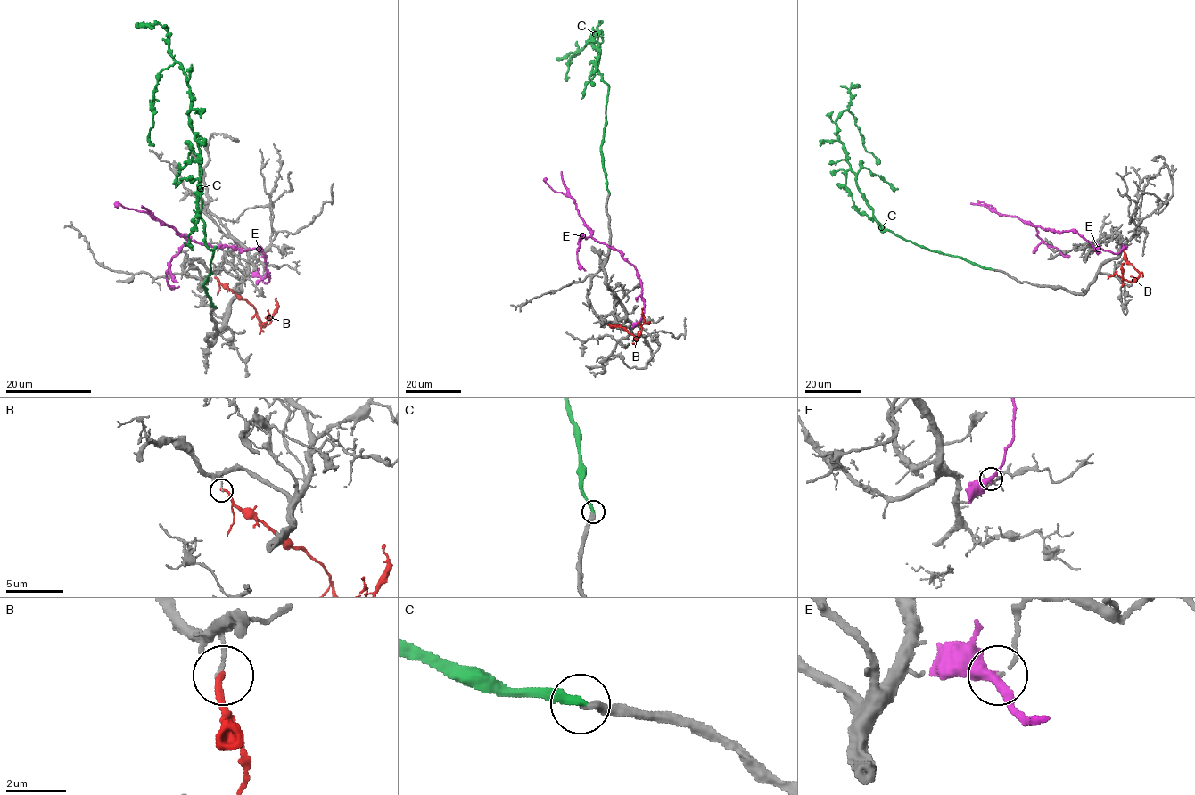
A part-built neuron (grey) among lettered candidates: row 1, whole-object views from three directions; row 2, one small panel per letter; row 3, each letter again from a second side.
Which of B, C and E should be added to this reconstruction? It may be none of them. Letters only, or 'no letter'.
C

